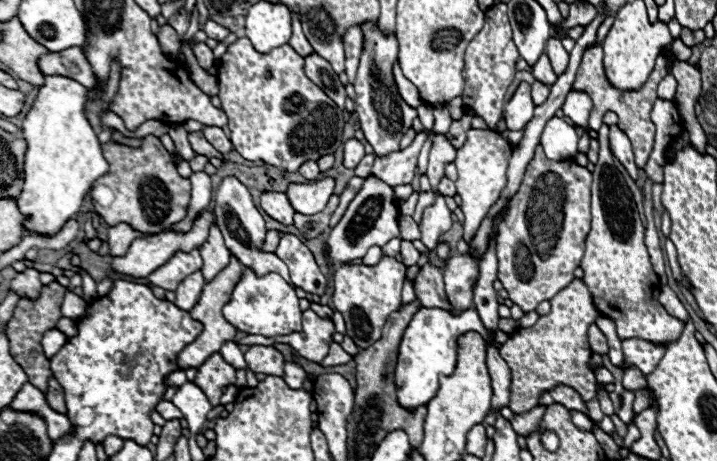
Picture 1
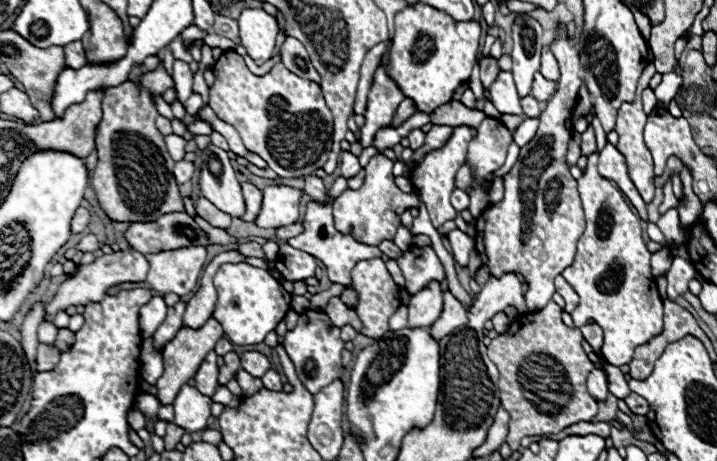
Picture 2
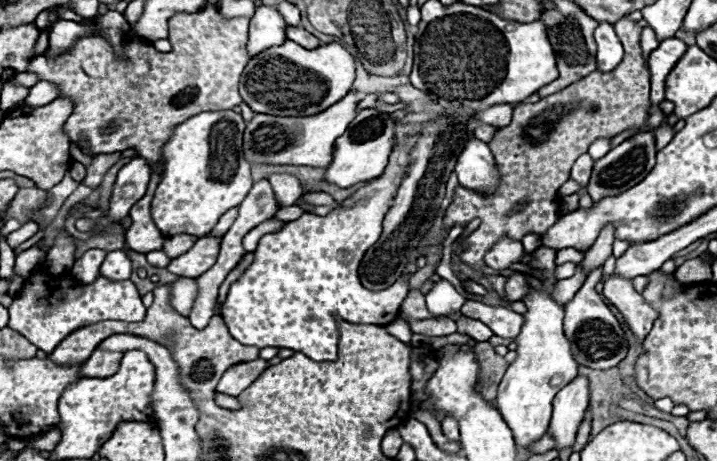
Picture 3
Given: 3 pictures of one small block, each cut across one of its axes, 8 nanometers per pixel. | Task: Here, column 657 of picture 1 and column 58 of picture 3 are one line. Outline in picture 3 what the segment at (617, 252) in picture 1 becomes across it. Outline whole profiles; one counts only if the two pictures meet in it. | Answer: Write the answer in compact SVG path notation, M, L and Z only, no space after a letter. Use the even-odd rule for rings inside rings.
M42 264L36 268L24 282L24 288L18 296L12 298L8 306L8 328L18 330L42 352L50 354L72 330L80 326L88 326L100 320L124 320L124 322L140 322L144 318L144 304L136 286L130 280L112 282L98 274L92 284L84 284L70 274L52 276Z

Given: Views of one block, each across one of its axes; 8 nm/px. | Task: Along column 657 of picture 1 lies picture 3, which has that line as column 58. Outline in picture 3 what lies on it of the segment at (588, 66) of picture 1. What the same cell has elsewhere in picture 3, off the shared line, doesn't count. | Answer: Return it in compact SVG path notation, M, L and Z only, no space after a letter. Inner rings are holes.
M216 6L202 10L198 14L176 13L168 20L168 42L172 44L170 52L158 52L146 40L126 40L124 50L128 54L128 62L118 62L112 54L112 48L102 38L82 38L76 42L70 54L58 58L56 62L44 62L44 56L34 58L26 72L38 74L38 80L46 80L58 86L58 98L72 100L72 114L62 126L62 132L68 136L70 144L80 146L80 138L84 136L90 142L90 150L94 154L112 154L124 150L136 150L140 158L148 160L150 170L160 168L160 144L172 134L176 122L184 122L192 114L202 110L222 110L234 108L242 102L238 94L238 80L248 64L246 42L248 42L248 18L230 18L222 20ZM112 128L110 134L102 130Z

